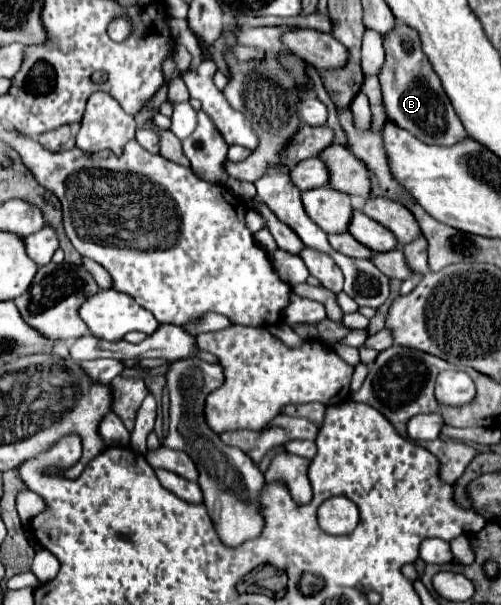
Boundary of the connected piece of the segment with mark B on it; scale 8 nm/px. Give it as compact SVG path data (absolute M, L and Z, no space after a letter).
M395 21L393 33L383 37L383 49L385 63L379 69L379 81L389 119L425 143L453 145L465 139L465 127L461 125L461 119L457 117L445 89L441 87L437 73L433 73L433 65L429 65L429 59L421 49L421 37L417 37L409 25Z

